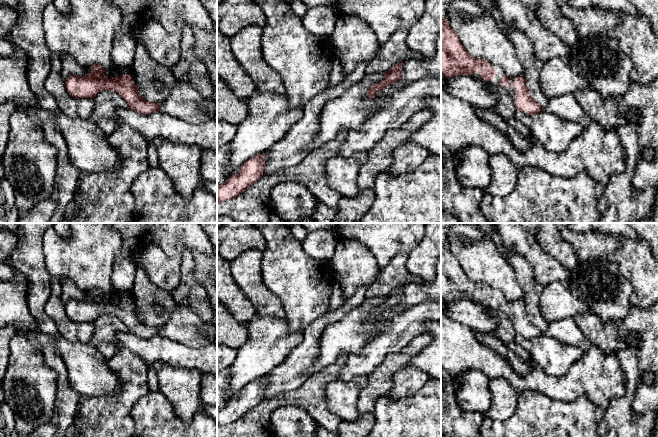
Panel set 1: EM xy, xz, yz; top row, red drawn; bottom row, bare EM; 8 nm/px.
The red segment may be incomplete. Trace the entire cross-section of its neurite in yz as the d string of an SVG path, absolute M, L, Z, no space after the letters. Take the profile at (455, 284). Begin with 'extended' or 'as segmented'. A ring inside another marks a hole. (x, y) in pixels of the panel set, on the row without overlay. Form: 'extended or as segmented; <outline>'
extended; M441 238L441 299L445 301L453 301L458 299L469 299L475 301L478 304L485 305L486 307L497 310L507 315L514 329L518 335L521 335L527 339L533 339L542 335L542 331L531 322L529 315L526 311L525 302L523 299L508 302L501 291L492 289L488 285L482 282L475 282L471 280L461 268L460 263L456 259L455 255L450 250L448 244L446 244Z

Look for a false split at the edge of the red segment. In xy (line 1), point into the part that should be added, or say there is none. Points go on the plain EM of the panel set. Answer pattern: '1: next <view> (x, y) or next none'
1: next none

